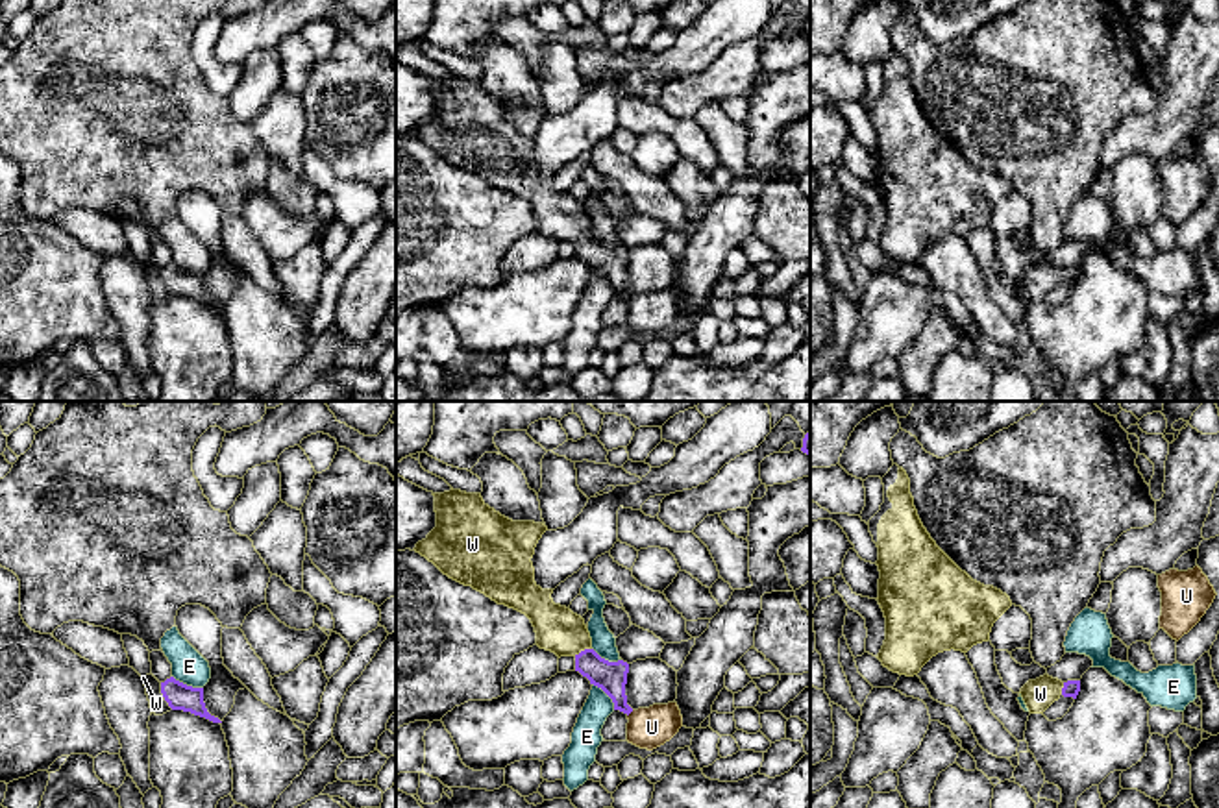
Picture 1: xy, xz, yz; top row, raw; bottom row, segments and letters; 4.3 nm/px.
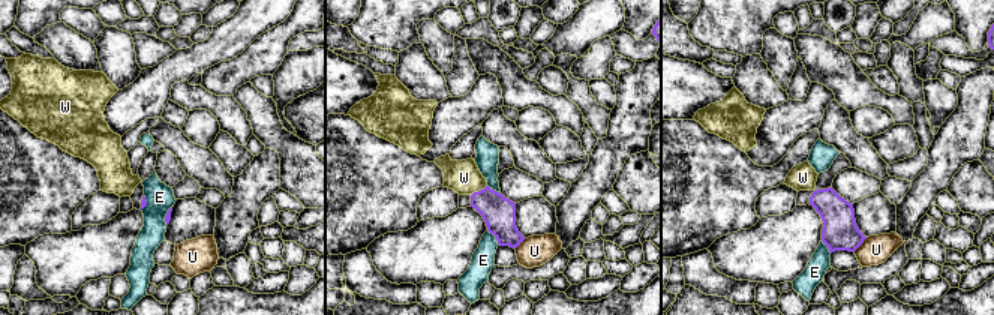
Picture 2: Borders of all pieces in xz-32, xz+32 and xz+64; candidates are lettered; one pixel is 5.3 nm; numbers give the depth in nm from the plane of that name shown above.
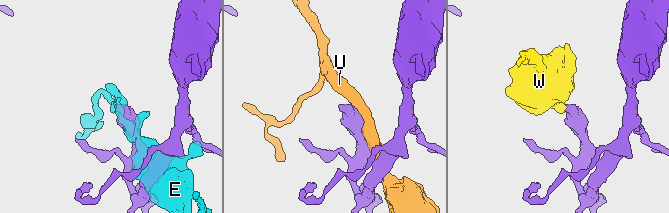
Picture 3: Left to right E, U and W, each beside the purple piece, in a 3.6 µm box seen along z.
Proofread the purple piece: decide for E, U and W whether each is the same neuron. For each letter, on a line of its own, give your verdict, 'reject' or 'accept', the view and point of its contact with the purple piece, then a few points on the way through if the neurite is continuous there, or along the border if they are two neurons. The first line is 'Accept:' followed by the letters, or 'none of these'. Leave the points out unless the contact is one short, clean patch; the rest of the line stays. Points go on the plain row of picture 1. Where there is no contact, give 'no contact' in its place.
Accept: W
E: reject; meets purple in xy at (185, 270)
U: reject; meets purple in xz at (629, 298)
W: accept; meets purple in xz at (581, 237); runs through xz (611, 263), (581, 237), (561, 217)

